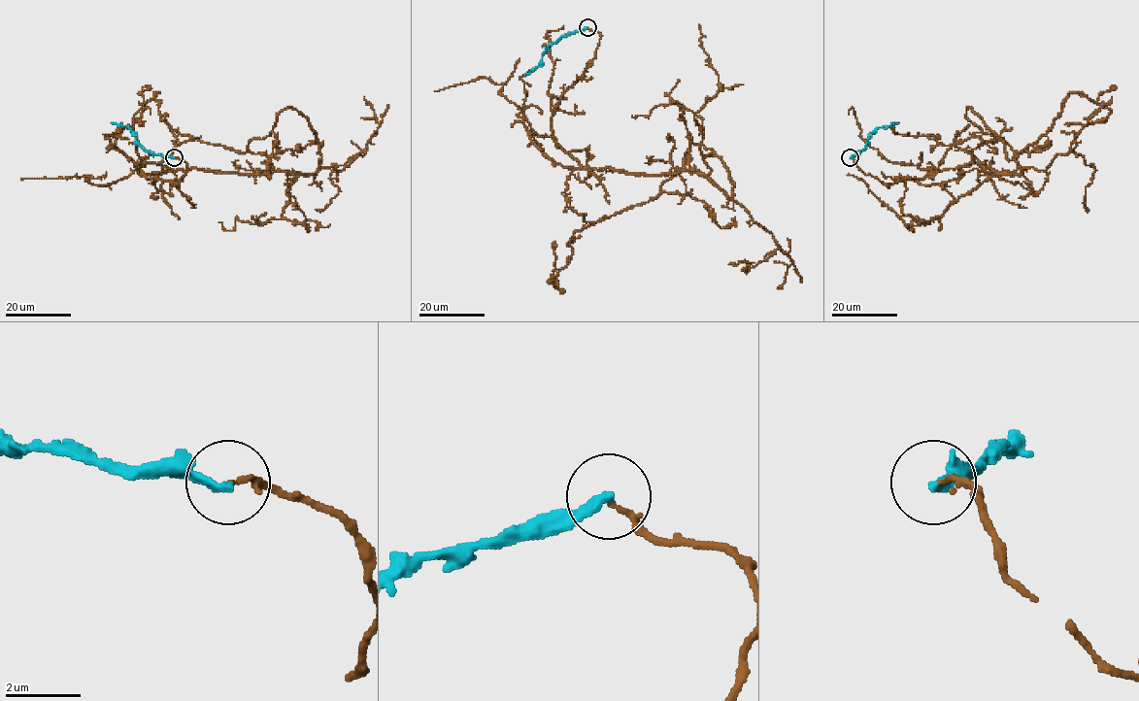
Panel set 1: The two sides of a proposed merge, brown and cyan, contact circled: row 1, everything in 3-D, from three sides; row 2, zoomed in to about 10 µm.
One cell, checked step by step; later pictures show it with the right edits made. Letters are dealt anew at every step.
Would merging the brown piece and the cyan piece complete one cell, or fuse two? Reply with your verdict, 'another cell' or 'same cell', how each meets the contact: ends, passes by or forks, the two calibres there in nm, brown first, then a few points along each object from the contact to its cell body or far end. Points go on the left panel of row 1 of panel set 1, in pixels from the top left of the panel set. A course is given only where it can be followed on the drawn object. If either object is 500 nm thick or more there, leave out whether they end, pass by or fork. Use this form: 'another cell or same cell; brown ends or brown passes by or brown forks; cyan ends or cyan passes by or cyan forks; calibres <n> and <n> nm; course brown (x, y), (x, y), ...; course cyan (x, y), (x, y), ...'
another cell; brown ends; cyan ends; calibres 110 and 240 nm; course brown (174, 158), (178, 183), (139, 171), (321, 158), (290, 107), (245, 152), (178, 133), (158, 92), (140, 124); course cyan (174, 158), (150, 153), (136, 140), (136, 134), (128, 127), (111, 122)

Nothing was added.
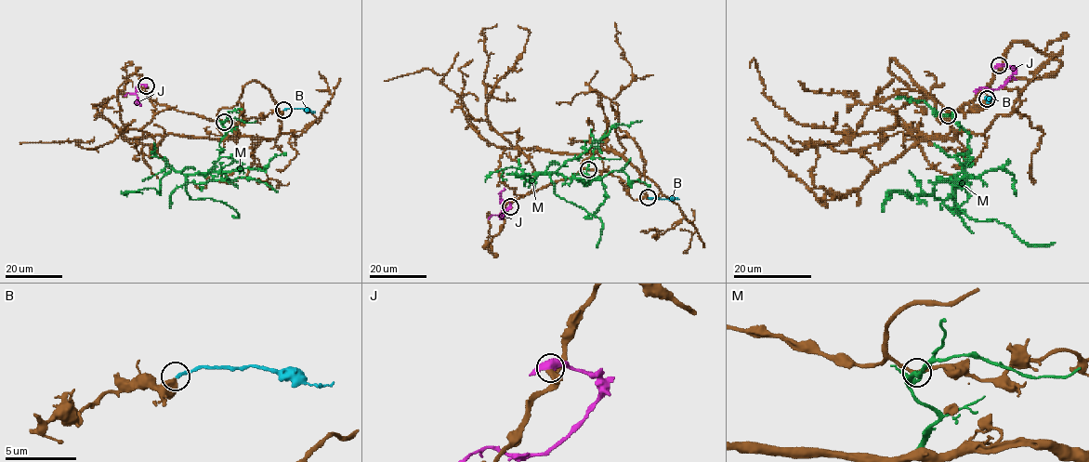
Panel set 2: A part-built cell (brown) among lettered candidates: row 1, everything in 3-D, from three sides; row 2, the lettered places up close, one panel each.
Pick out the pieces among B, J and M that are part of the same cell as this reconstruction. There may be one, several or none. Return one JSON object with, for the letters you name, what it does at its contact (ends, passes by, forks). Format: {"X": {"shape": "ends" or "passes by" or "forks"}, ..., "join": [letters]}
{"B": {"shape": "ends"}, "join": ["B"]}

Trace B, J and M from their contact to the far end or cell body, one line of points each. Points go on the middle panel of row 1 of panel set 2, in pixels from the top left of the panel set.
B: (648, 197), (679, 199)
J: (510, 206), (500, 217), (501, 192), (505, 189)
M: (588, 169), (592, 179), (585, 185), (570, 178), (551, 173), (549, 178), (560, 198), (602, 222), (596, 247)

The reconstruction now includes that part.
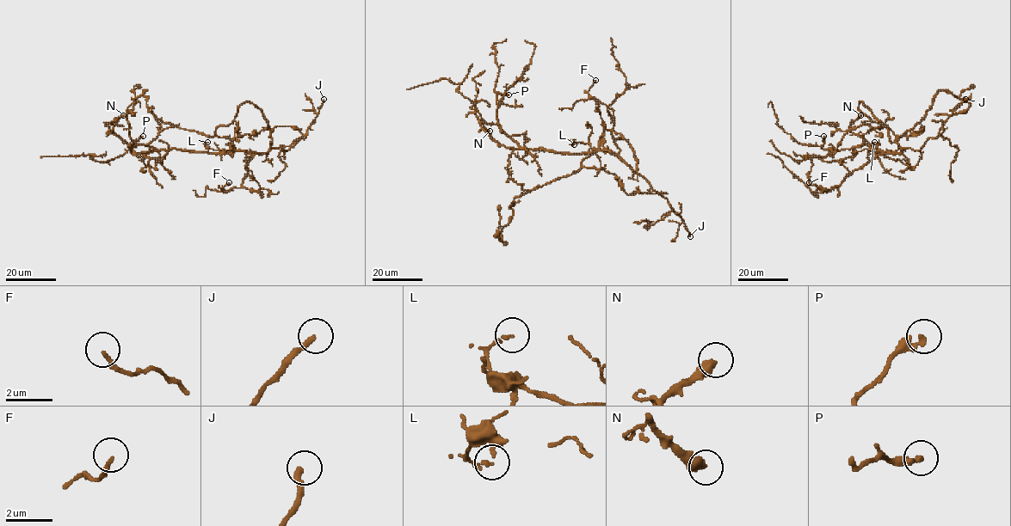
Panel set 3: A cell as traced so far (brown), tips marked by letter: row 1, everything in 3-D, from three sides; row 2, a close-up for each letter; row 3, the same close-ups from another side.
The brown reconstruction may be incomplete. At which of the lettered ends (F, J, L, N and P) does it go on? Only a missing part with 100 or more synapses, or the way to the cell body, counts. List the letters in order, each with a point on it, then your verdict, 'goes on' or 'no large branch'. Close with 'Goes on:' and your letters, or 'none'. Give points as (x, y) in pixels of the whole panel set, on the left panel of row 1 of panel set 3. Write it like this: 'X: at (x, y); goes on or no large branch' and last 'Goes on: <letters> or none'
F: at (229, 182); no large branch
J: at (323, 99); goes on
L: at (207, 142); no large branch
N: at (123, 115); no large branch
P: at (143, 136); no large branch
Goes on: J

